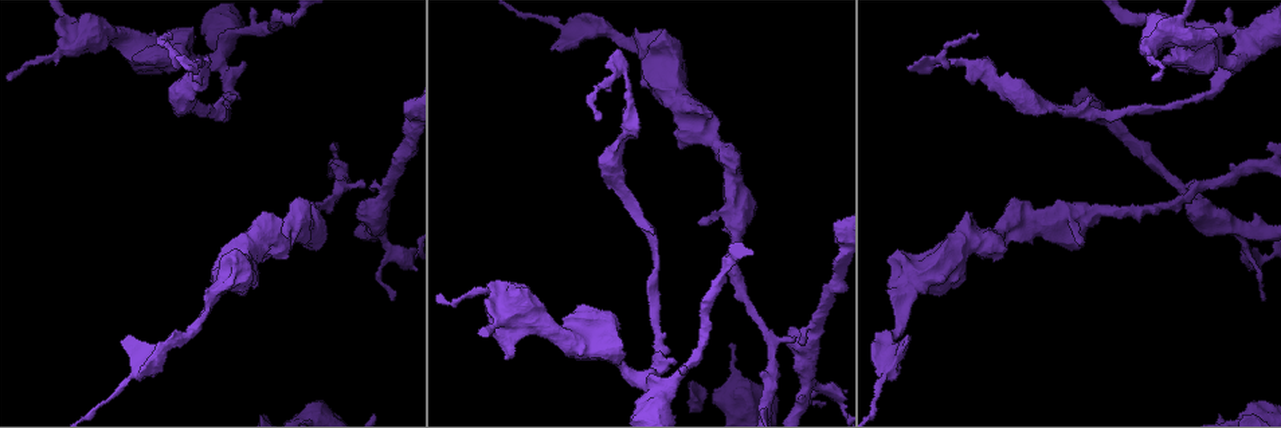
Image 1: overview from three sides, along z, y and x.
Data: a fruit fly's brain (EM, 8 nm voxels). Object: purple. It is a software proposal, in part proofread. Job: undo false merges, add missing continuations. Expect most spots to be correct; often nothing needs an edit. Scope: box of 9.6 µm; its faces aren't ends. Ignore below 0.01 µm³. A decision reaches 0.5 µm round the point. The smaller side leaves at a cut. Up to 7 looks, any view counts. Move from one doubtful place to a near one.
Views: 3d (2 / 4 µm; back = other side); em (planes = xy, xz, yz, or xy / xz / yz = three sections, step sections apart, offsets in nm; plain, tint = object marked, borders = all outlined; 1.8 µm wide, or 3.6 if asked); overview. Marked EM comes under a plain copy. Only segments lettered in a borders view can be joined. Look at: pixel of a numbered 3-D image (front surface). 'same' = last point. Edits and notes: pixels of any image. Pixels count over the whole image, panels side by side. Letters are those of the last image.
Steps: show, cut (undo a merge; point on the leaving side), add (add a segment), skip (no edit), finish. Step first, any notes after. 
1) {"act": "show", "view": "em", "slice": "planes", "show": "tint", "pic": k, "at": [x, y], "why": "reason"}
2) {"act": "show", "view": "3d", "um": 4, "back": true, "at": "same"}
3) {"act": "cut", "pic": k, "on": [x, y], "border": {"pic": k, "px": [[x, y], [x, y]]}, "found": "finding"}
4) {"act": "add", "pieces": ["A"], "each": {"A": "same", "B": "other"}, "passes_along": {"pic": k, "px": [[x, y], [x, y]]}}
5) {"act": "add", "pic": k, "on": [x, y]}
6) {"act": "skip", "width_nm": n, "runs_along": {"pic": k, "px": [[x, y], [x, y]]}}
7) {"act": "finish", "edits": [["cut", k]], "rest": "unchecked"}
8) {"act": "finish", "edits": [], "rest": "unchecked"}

{"act": "show", "view": "3d", "um": 2, "pic": 1, "at": [931, 61], "why": "branch point"}

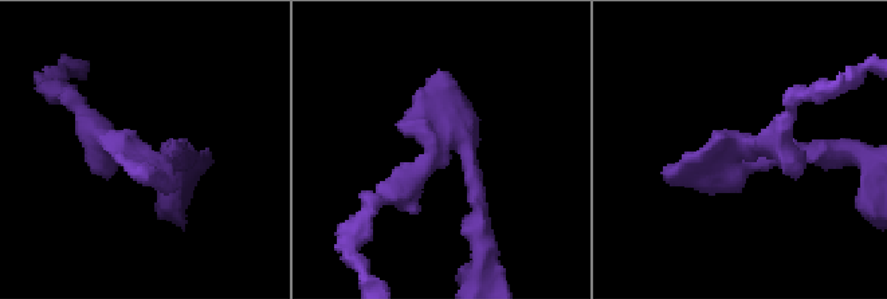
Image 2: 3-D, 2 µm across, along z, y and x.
{"act": "show", "view": "em", "slice": "planes", "show": "tint", "pic": 2, "at": [158, 157], "why": "now the EM"}

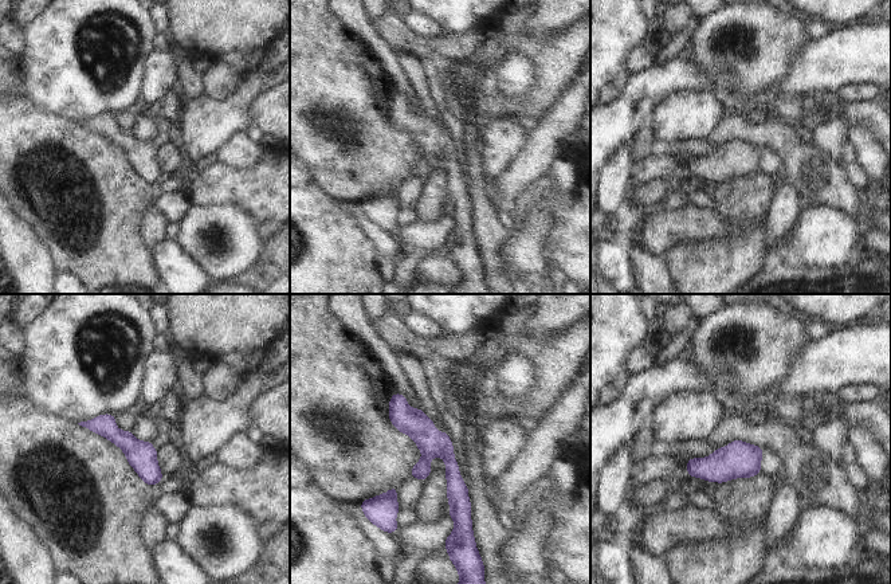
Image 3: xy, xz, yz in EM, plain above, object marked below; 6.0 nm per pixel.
{"act": "show", "view": "em", "slice": "planes", "show": "borders", "at": "same"}

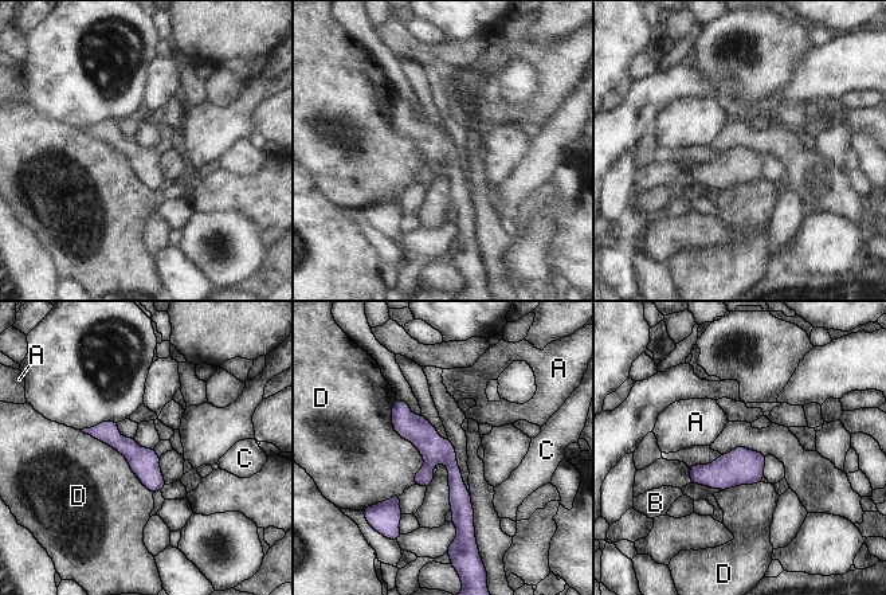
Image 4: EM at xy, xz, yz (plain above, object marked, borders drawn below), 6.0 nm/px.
{"act": "skip", "width_nm": 170, "each": {"A": "other", "B": "other", "C": "other", "D": "other"}, "border": {"pic": 4, "px": [[395, 400], [415, 484]]}, "found": "all the same neuron"}

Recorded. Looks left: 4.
{"act": "show", "view": "3d", "um": 4, "pic": 1, "at": [194, 27]}

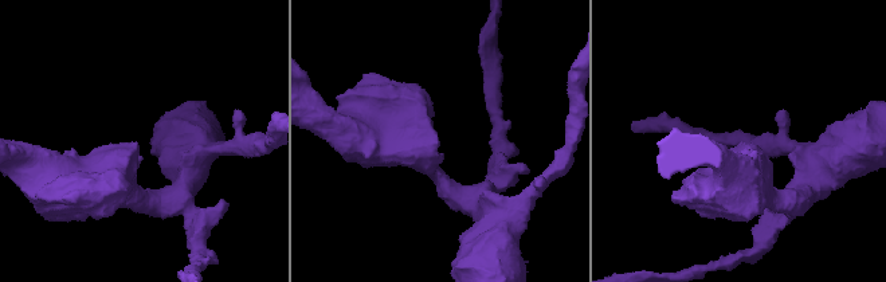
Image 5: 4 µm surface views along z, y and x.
{"act": "show", "view": "em", "slice": "planes", "show": "tint", "pic": 5, "at": [742, 142]}

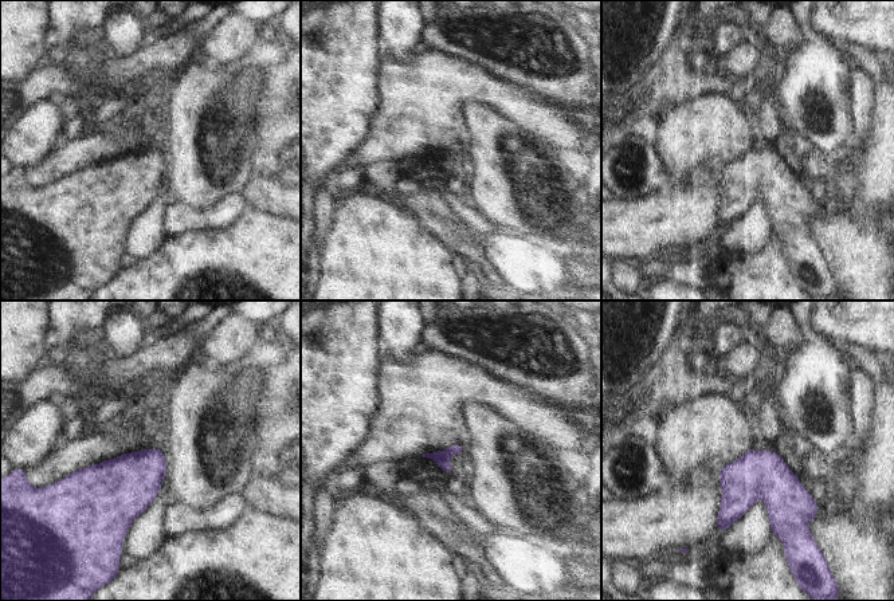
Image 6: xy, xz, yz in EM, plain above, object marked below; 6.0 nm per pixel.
{"act": "show", "view": "em", "slice": "planes", "show": "borders", "at": "same"}

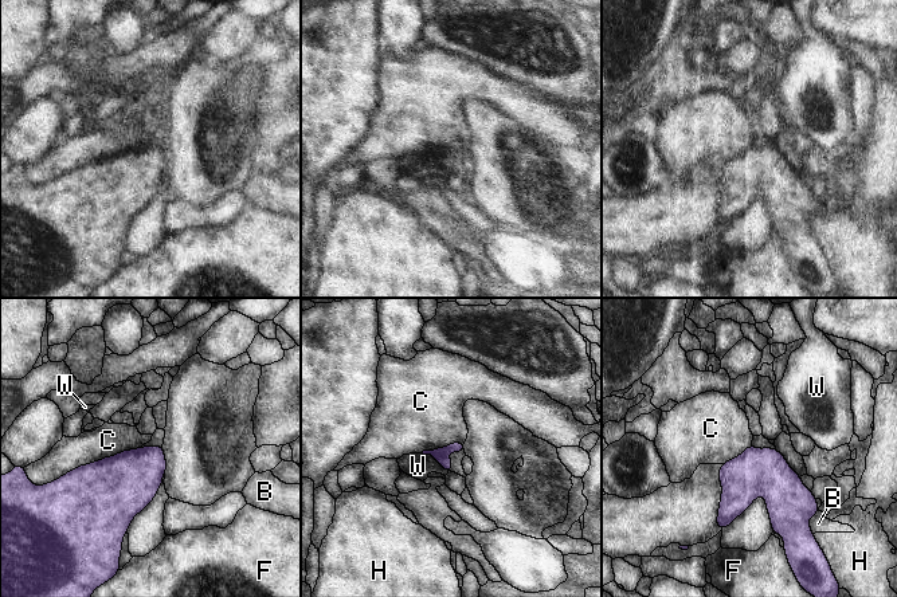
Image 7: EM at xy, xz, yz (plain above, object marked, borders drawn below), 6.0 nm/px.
{"act": "skip", "each": {"B": "other", "C": "other", "F": "other", "H": "other", "W": "other"}, "border": {"pic": 7, "px": [[140, 447], [81, 464], [62, 476]]}, "found": "no lettered segment goes on from it"}

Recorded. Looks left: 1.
{"act": "finish", "edits": [], "rest": "unchecked"}

